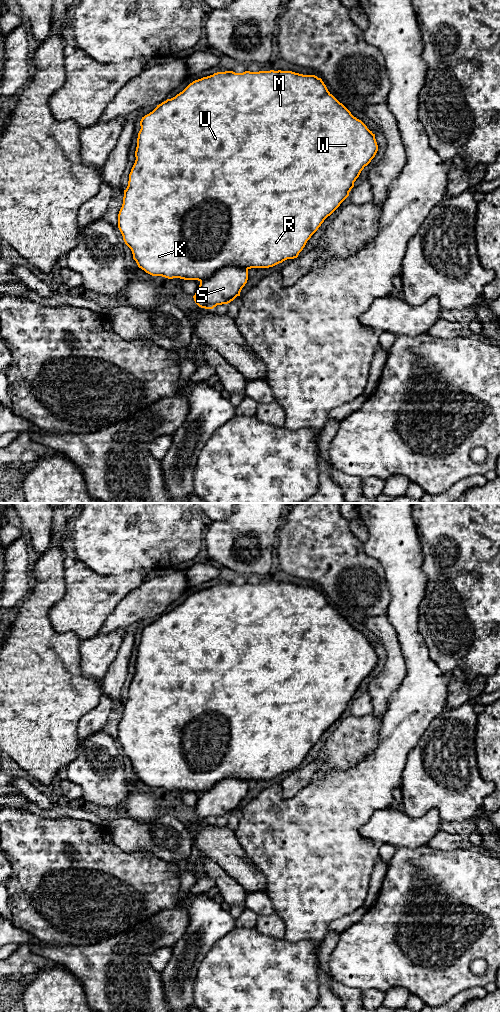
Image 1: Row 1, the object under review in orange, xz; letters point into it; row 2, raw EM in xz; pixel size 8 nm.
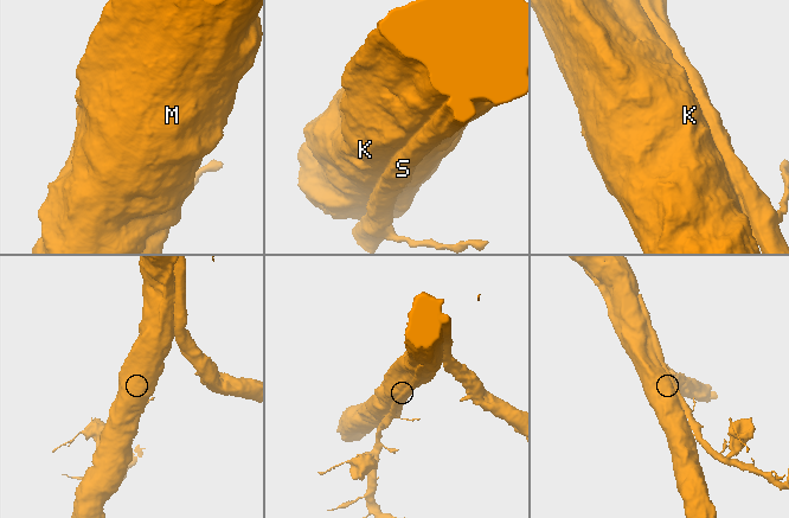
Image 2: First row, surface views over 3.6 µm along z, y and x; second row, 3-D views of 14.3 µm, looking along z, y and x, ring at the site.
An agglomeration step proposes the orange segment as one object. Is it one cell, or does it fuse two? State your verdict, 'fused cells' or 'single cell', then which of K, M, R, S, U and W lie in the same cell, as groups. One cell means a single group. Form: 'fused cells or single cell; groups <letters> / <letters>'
single cell; groups K M R S U W

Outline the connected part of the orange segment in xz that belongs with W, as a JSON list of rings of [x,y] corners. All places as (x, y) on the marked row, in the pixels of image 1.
[[[225,71],[214,73],[213,75],[193,81],[175,97],[167,99],[157,105],[152,112],[142,117],[140,126],[141,129],[138,133],[137,147],[135,151],[136,160],[129,174],[128,186],[124,190],[123,204],[118,214],[118,228],[123,236],[125,244],[132,251],[133,259],[136,261],[138,267],[146,273],[152,276],[162,276],[168,279],[180,278],[184,280],[198,280],[200,285],[193,298],[199,307],[205,309],[213,309],[217,305],[228,304],[237,296],[240,296],[242,288],[247,283],[249,269],[269,268],[282,263],[287,259],[297,258],[299,253],[305,247],[307,241],[318,230],[324,220],[349,196],[349,192],[354,187],[354,182],[359,177],[361,171],[371,162],[378,151],[375,134],[373,134],[361,120],[354,117],[351,112],[328,91],[321,78],[318,78],[315,75],[303,75],[292,71],[245,71],[243,73]]]

